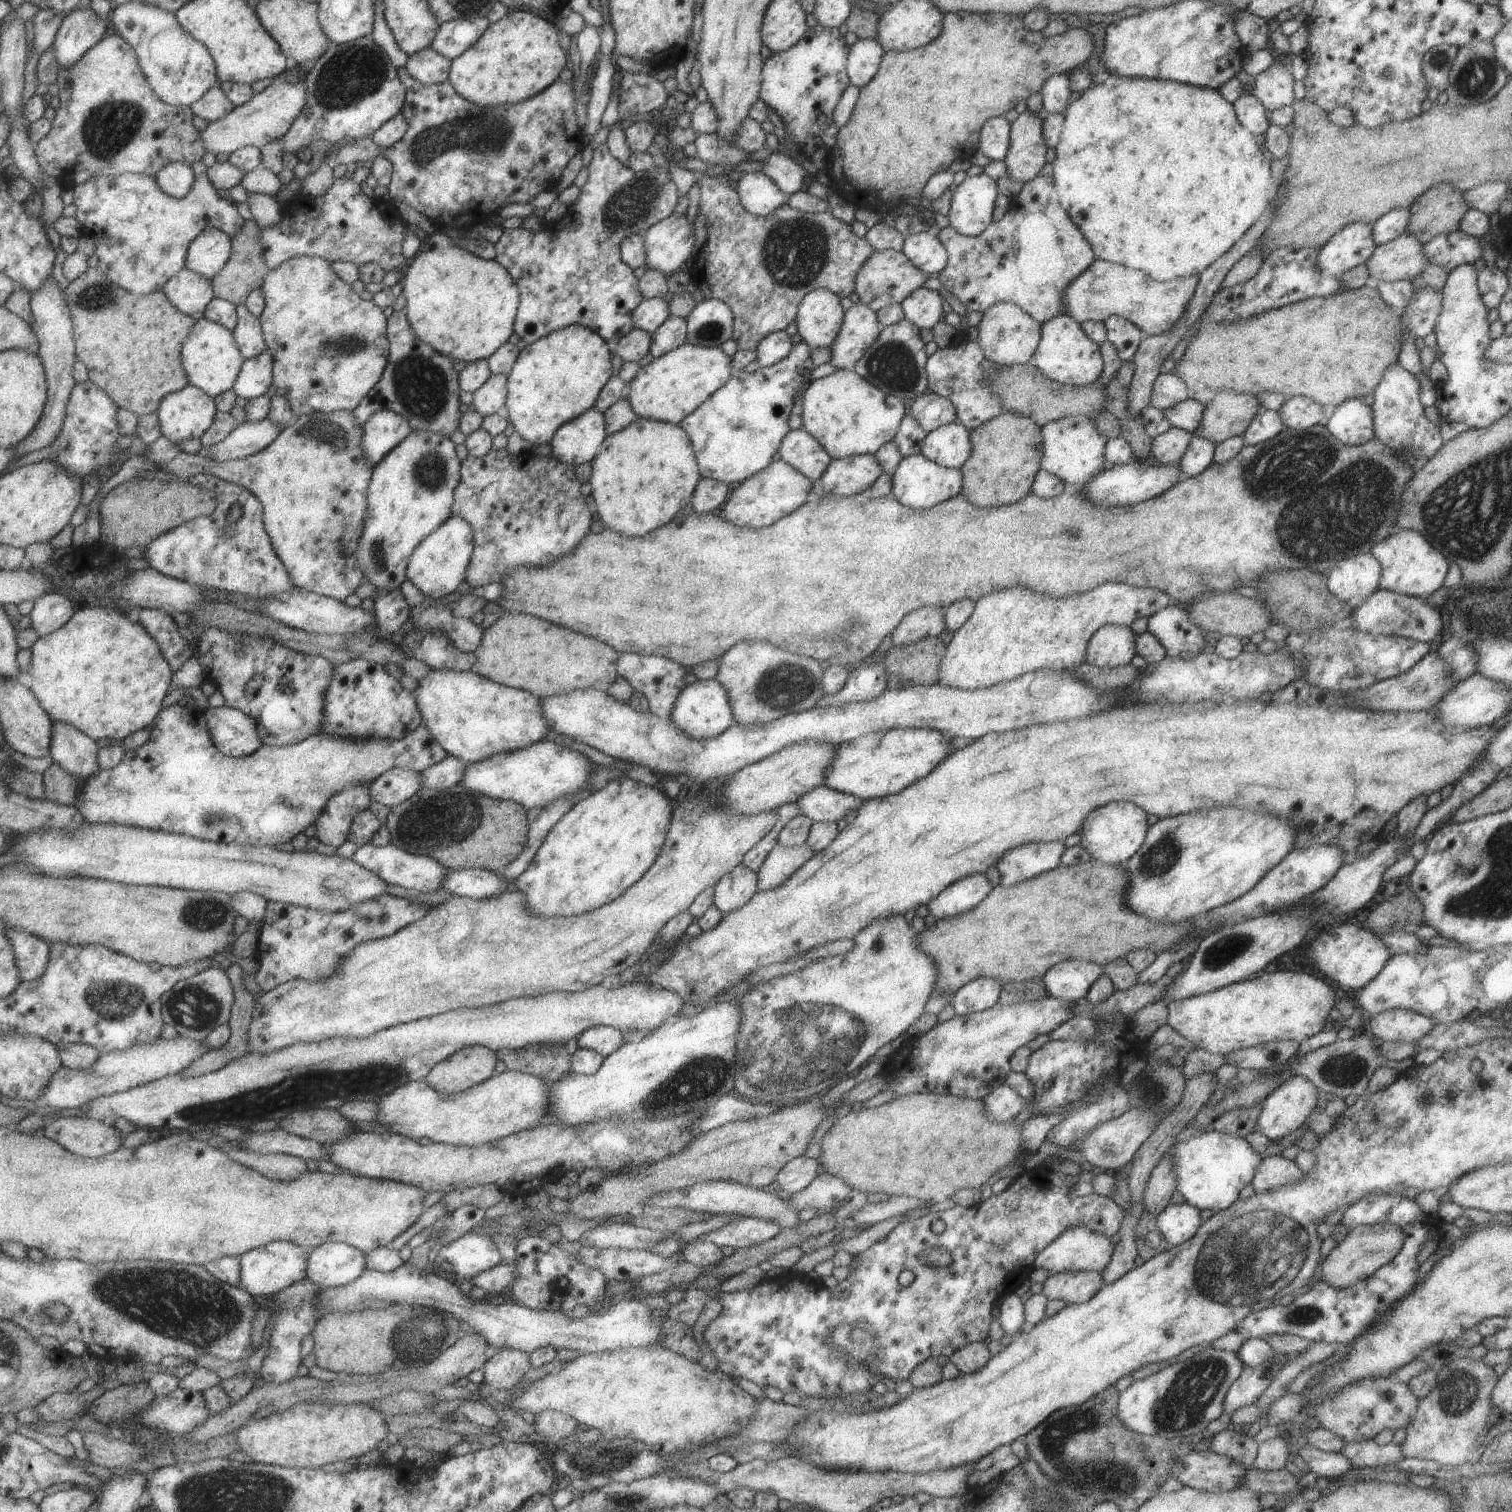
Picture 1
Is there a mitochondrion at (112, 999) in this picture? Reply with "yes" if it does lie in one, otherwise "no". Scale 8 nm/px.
yes

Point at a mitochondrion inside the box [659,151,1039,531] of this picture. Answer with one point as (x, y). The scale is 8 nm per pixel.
(795, 251)

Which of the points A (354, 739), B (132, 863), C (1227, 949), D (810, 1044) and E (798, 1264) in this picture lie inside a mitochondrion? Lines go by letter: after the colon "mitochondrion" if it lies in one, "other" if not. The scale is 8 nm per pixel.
A: other
B: other
C: mitochondrion
D: mitochondrion
E: other

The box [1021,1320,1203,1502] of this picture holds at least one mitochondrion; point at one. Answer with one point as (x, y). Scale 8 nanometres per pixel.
(1052, 1441)

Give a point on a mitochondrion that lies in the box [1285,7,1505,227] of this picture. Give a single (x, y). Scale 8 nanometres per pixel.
(1475, 77)

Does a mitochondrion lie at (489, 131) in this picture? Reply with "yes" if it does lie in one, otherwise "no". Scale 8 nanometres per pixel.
yes

